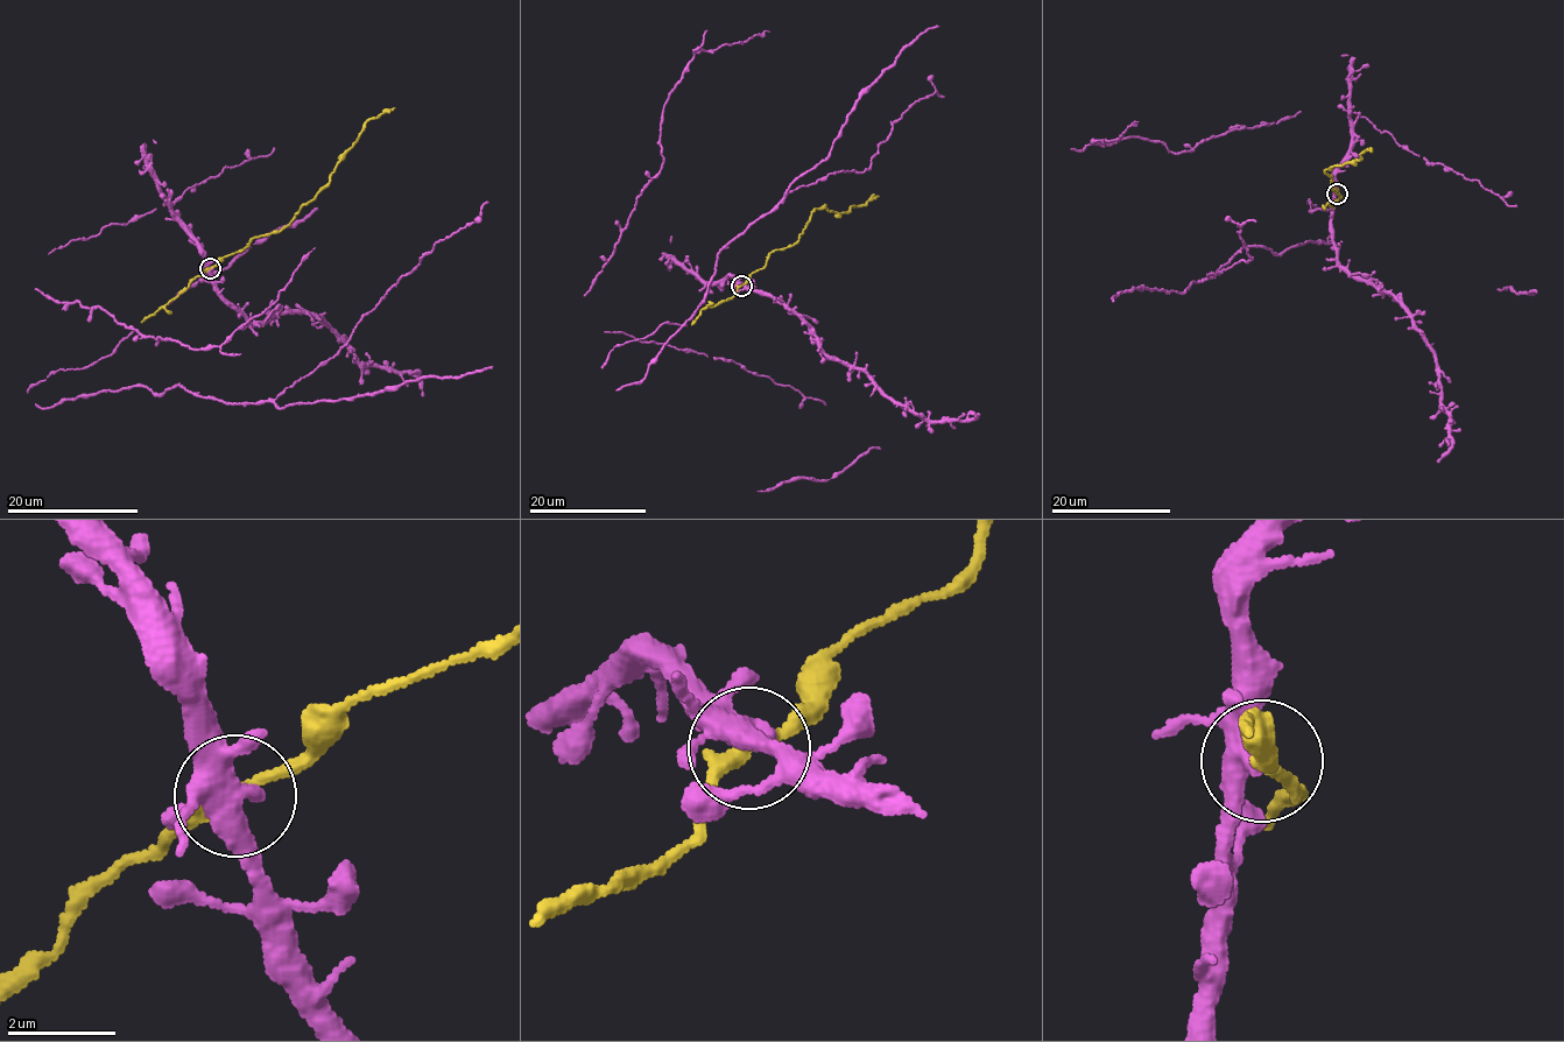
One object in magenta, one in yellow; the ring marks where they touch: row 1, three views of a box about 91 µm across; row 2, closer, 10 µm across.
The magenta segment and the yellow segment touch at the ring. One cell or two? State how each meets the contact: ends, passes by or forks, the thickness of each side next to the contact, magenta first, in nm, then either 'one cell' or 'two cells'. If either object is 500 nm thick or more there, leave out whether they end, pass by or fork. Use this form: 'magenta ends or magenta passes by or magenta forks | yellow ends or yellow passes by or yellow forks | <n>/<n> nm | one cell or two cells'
magenta forks | yellow passes by | 400/280 nm | one cell

